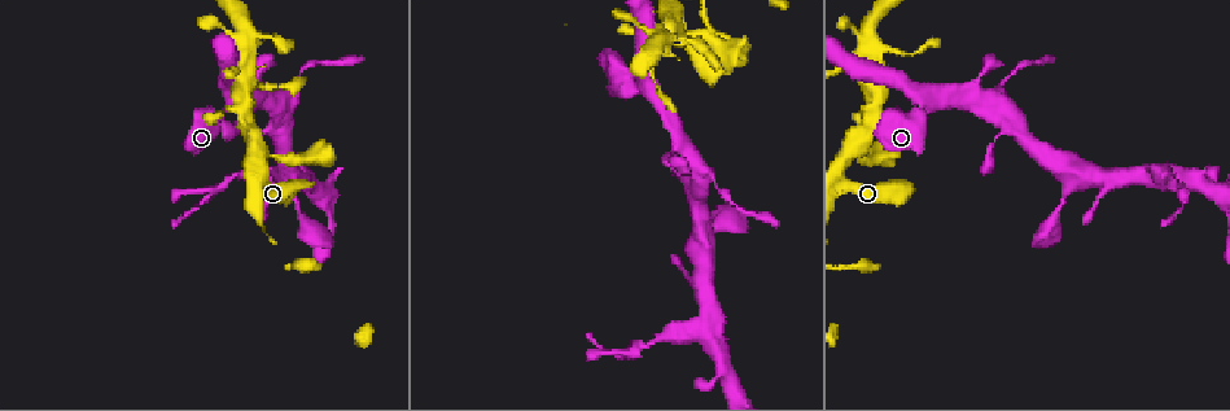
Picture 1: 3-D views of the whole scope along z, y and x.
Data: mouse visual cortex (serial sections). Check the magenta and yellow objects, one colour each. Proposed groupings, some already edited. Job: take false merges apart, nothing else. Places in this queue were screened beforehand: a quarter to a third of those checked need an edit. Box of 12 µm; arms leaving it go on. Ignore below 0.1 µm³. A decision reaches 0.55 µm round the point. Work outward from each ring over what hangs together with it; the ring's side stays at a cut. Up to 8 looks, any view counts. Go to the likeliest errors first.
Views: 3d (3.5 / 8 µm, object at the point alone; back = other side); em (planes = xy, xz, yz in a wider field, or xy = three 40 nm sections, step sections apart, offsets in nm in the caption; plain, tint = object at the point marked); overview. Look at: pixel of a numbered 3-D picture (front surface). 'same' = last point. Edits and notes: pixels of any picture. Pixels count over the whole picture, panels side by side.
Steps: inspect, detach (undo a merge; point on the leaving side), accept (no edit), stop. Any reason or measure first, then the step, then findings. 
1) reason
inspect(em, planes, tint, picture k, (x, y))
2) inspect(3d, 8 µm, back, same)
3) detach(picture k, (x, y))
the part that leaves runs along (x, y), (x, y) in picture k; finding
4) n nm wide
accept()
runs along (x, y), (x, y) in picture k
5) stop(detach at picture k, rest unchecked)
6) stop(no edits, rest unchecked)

inspect(3d, 3.5 µm, picture 1, (244, 69))

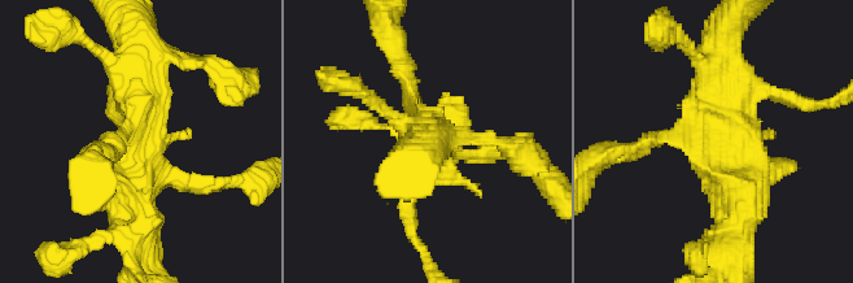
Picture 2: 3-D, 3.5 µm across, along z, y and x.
now the EM
inspect(em, xy, step 1, tint, picture 2, (133, 136))

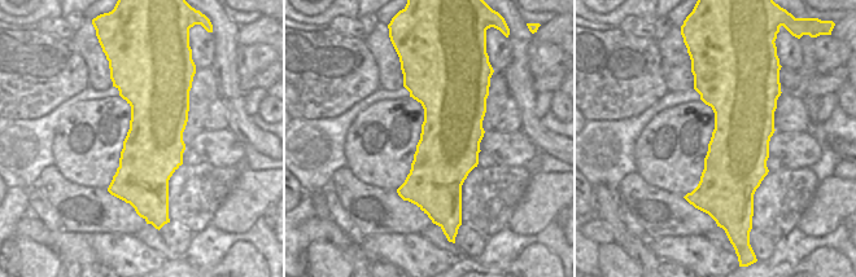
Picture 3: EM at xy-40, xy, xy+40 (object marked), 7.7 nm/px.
inspect(em, xy, step 3, tint, same)

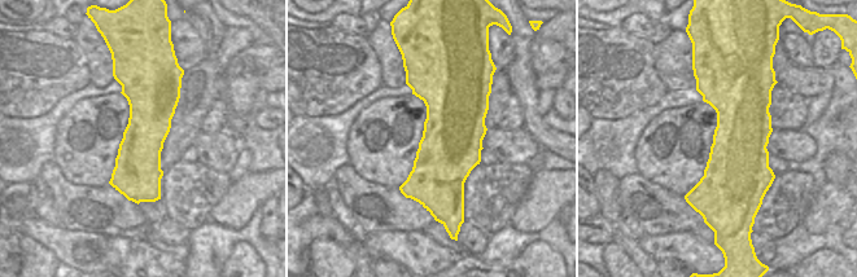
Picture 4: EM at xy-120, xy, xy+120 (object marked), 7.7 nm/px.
accept()
runs along (141, 165), (130, 30) in picture 2; one cell here

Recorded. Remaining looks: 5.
looks like a crossing
inspect(3d, 3.5 µm, picture 1, (921, 102))

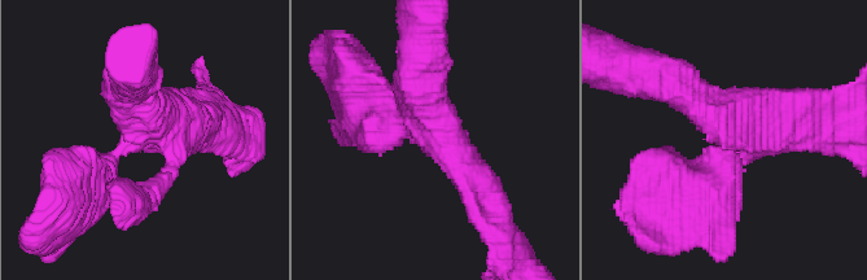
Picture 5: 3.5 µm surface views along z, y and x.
4 arms; arms of 200, 500, 500, 500 nm
inspect(em, planes, tint, picture 5, (729, 126))

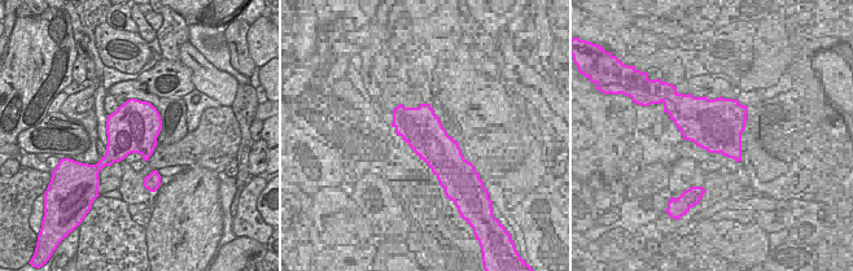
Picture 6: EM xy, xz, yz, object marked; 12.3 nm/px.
accept()
runs along (373, 114), (437, 138), (489, 204) in picture 5; continuous, no second cell

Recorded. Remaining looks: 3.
branch point
inspect(3d, 3.5 µm, picture 1, (997, 88))

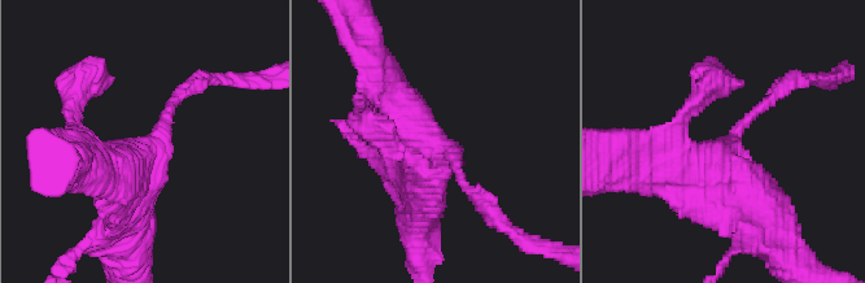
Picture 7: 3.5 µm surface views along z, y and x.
inspect(em, xy, step 5, plain, picture 7, (147, 146))

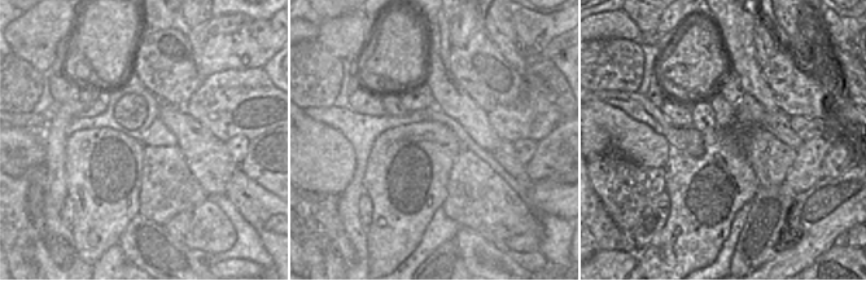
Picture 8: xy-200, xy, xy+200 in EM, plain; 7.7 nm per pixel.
where the object lies
inspect(em, xy, step 5, tint, same)

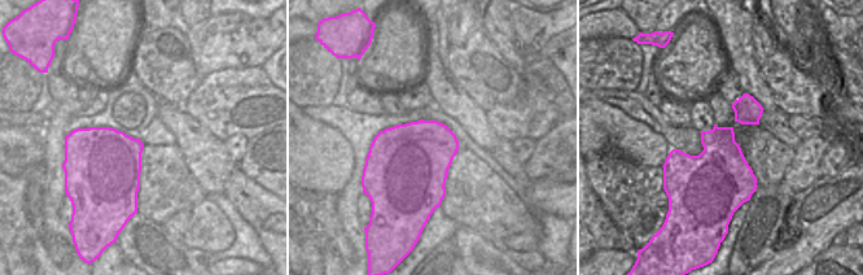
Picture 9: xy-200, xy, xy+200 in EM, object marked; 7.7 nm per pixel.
accept()
one cell here

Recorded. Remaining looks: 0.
stop(no edits, rest unchecked)

